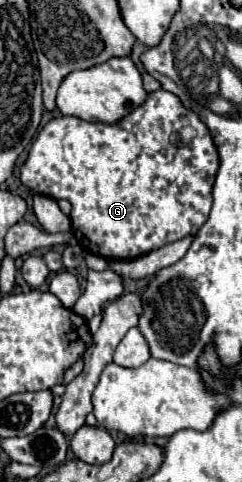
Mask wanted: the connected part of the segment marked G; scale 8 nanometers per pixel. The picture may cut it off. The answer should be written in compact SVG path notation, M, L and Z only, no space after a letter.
M164 89L152 91L148 93L146 101L142 105L138 105L138 109L134 109L130 115L122 117L122 121L116 121L114 125L106 125L106 123L92 123L92 121L82 121L78 117L54 117L50 119L38 133L36 141L32 143L30 151L28 151L28 159L22 163L20 167L20 181L22 185L26 185L32 193L40 193L40 195L50 195L52 199L68 199L72 203L72 231L74 237L78 239L78 243L82 247L88 247L88 253L100 255L104 259L134 259L140 255L146 255L150 251L156 251L172 241L178 241L182 237L188 235L196 235L198 229L206 223L206 217L210 213L212 207L212 185L214 185L214 177L218 171L218 151L212 143L212 137L208 133L208 127L198 119L198 115L186 107L182 107L180 99Z

